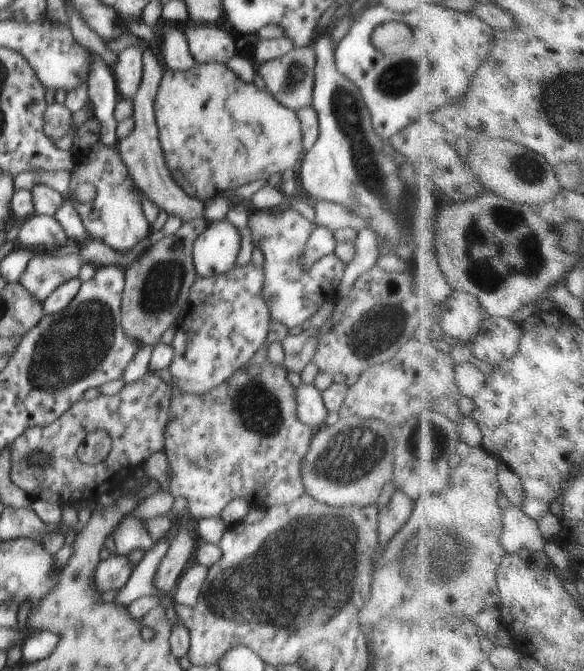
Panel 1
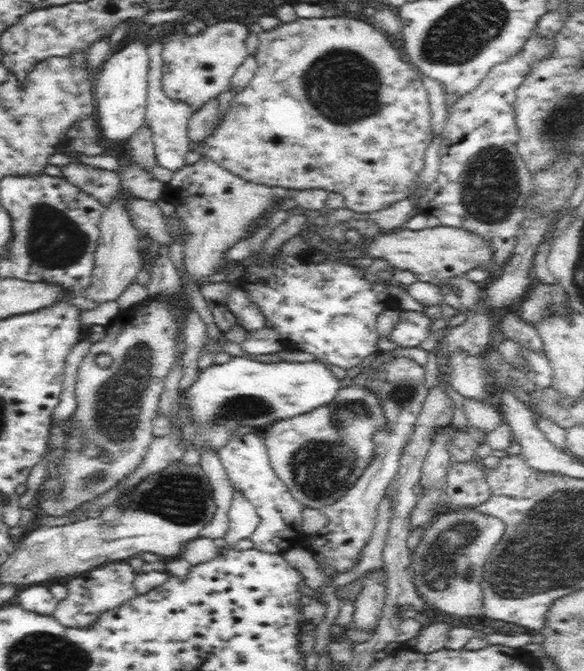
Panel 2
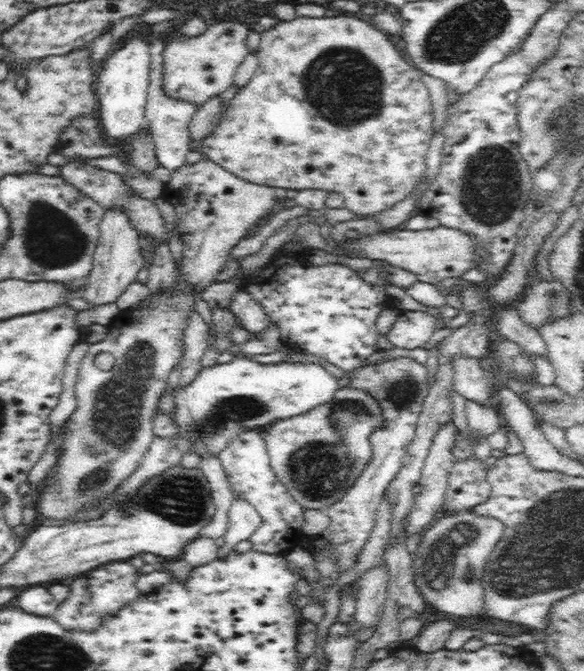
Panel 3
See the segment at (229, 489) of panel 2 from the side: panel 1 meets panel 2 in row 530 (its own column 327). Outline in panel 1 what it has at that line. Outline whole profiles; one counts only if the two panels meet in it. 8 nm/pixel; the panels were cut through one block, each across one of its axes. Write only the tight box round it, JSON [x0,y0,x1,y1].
[315,201,360,232]

